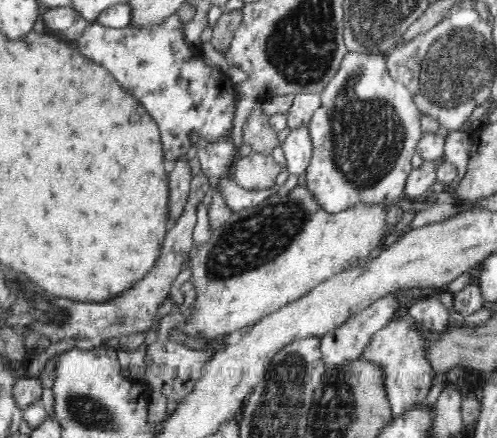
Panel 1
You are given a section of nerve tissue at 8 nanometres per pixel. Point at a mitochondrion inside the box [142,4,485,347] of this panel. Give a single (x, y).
(366, 135)

